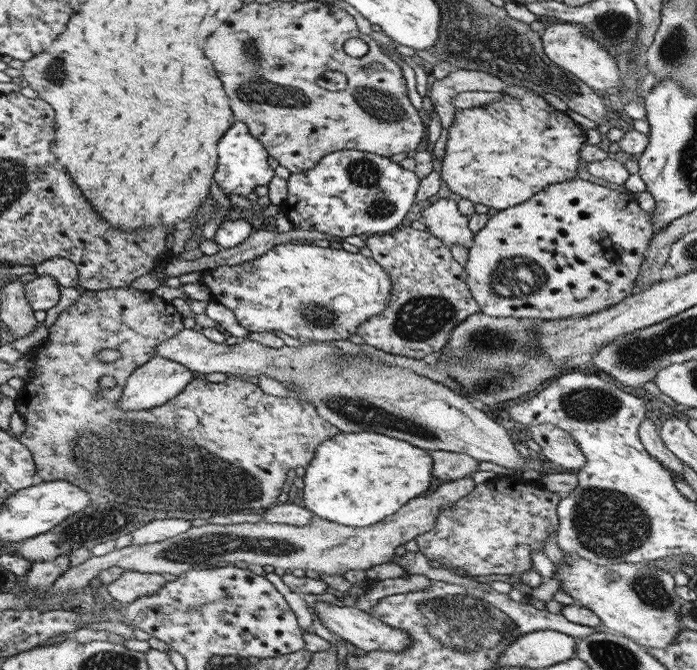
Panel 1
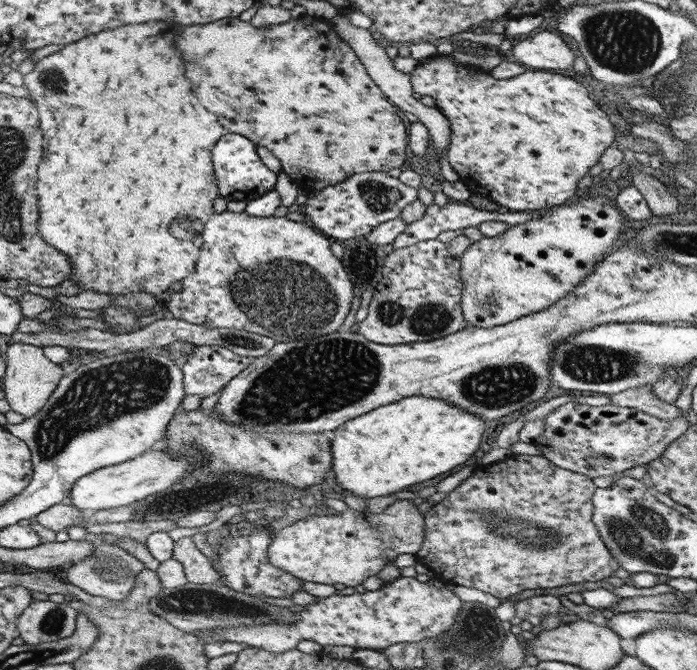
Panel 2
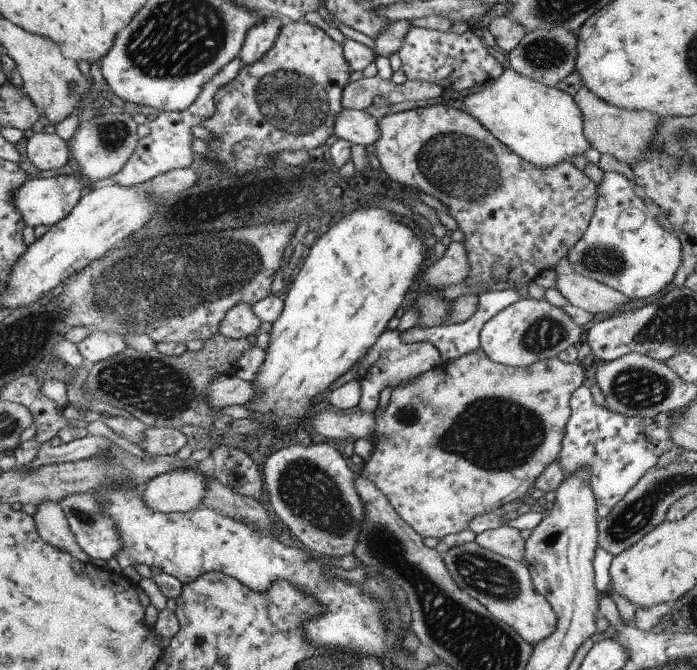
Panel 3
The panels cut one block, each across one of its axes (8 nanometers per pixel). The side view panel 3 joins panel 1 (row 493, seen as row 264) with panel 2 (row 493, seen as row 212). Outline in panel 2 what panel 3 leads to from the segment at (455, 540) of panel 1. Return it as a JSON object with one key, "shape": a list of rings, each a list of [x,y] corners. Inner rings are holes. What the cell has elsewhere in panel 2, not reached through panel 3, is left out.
{"shape":[[[517,454],[495,463],[483,463],[423,514],[423,543],[414,558],[445,583],[477,588],[498,599],[533,588],[605,580],[618,565],[591,522],[590,500],[595,489],[588,476],[555,466],[543,455]]]}

